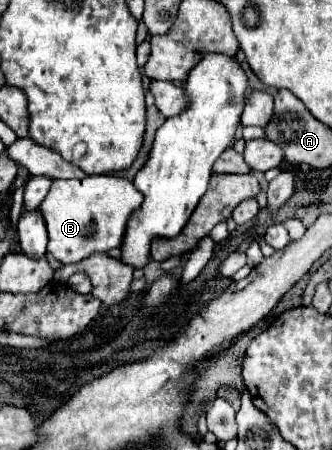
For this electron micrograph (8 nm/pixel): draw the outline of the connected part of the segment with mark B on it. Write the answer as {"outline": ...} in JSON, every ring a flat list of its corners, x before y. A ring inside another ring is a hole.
{"outline":[[85,175,83,179,55,179,39,211,43,215,49,247,47,251,59,263,79,263,93,253,105,253,119,247,125,235,127,221,143,203,143,193,119,175]]}

